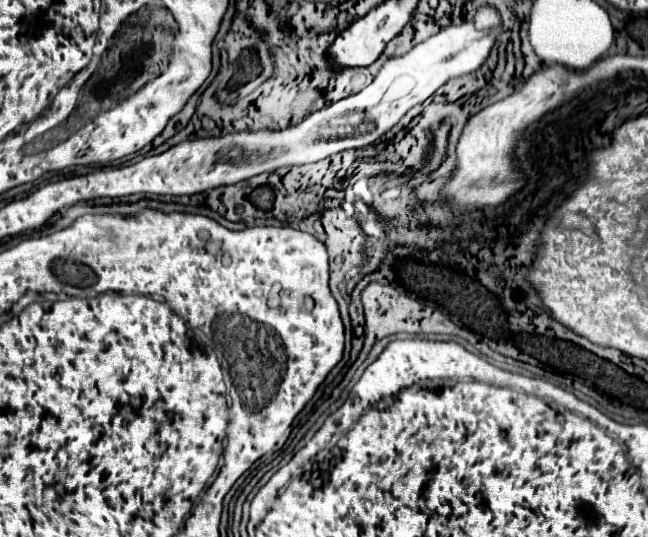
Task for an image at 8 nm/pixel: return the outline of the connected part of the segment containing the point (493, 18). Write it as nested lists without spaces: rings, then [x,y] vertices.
[[[490,6],[480,8],[480,10],[476,12],[474,20],[476,20],[476,26],[480,26],[480,28],[488,28],[488,26],[498,26],[498,24],[500,24],[498,12],[496,12],[494,8],[490,8]]]

